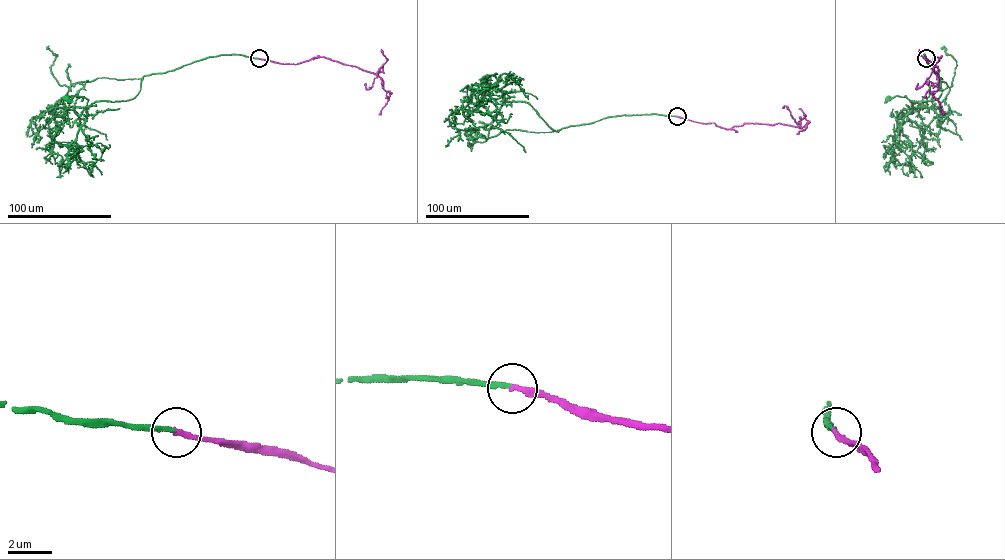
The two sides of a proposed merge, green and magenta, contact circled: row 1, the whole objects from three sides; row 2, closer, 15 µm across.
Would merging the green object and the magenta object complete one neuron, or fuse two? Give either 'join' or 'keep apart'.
join

